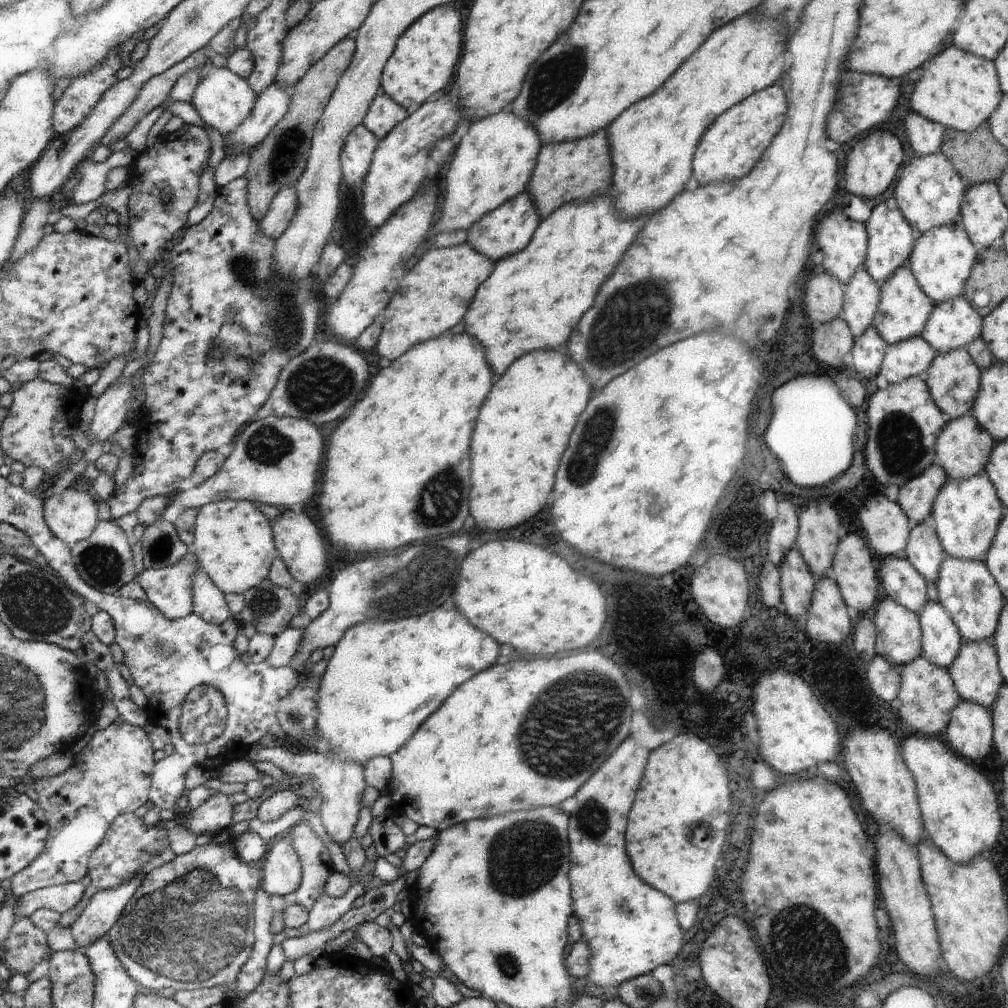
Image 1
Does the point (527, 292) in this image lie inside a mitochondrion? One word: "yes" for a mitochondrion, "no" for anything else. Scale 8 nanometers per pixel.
no

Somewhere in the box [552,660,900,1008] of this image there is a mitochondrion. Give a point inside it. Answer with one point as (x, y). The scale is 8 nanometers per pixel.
(787, 942)

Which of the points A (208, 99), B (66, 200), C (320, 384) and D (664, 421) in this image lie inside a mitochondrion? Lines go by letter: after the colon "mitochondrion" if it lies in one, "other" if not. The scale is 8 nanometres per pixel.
A: other
B: other
C: mitochondrion
D: other

